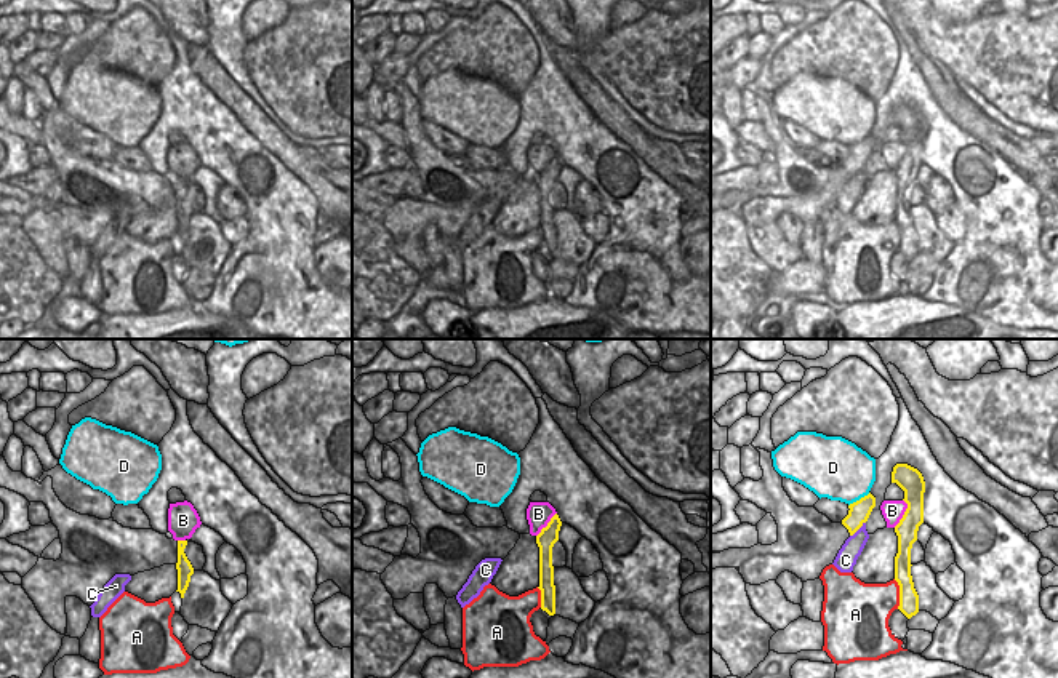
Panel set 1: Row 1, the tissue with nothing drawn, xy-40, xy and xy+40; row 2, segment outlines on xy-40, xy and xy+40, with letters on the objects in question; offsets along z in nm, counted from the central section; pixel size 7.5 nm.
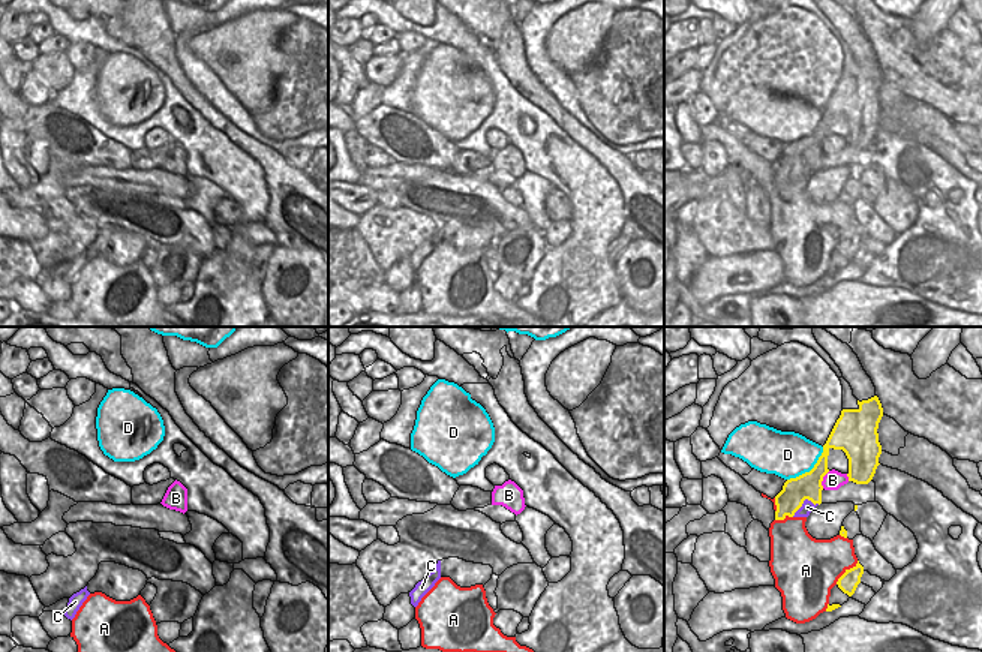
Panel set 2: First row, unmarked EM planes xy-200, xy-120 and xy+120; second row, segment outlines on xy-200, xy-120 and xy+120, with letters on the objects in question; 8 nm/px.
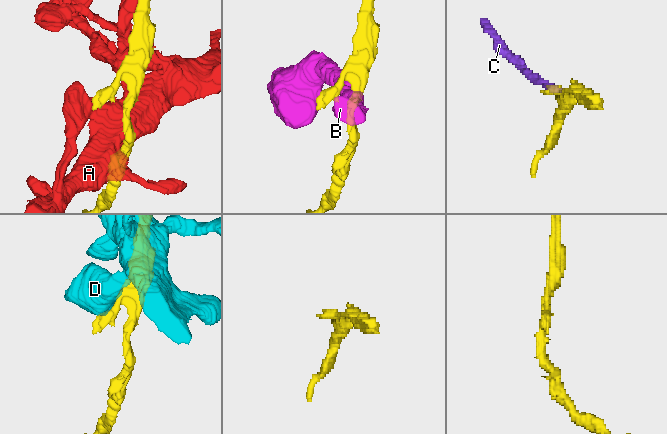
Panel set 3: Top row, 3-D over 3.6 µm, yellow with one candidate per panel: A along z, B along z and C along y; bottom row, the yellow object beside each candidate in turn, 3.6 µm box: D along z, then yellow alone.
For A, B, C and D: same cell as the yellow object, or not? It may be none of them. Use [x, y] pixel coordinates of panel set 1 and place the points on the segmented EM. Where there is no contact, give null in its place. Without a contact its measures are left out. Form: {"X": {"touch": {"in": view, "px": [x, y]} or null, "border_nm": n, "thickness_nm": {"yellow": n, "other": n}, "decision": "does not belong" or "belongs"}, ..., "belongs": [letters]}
{"A": {"touch": {"in": "xy+40", "px": [900, 594]}, "border_nm": 240, "thickness_nm": {"yellow": 140, "other": 340}, "decision": "does not belong"}, "B": {"touch": {"in": "xy+40", "px": [905, 514]}, "border_nm": 220, "thickness_nm": {"yellow": 190, "other": 160}, "decision": "does not belong"}, "C": {"touch": {"in": "xy+40", "px": [857, 530]}, "border_nm": 160, "thickness_nm": {"yellow": 160, "other": 150}, "decision": "does not belong"}, "D": {"touch": {"in": "xy+40", "px": [860, 499]}, "border_nm": 200, "thickness_nm": {"yellow": 160, "other": 440}, "decision": "does not belong"}, "belongs": []}

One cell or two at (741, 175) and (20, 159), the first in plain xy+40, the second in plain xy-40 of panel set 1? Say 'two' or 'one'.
two

